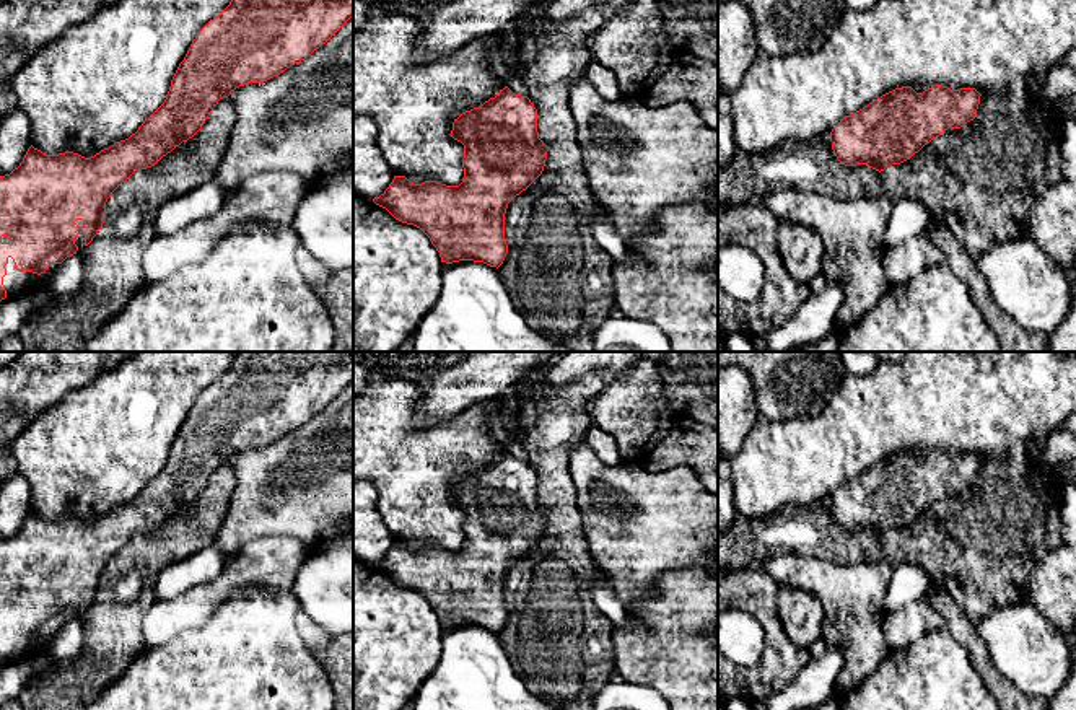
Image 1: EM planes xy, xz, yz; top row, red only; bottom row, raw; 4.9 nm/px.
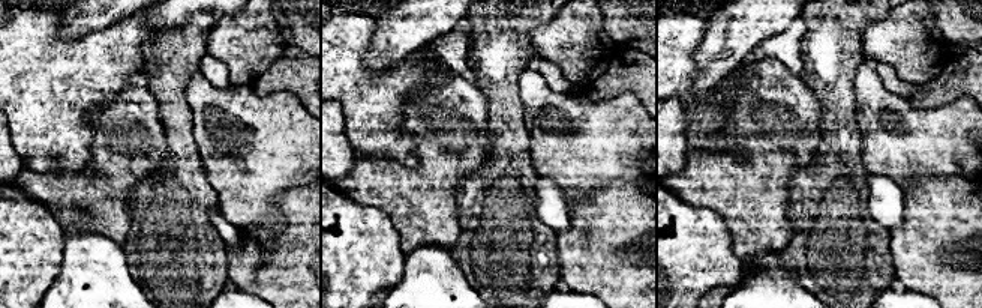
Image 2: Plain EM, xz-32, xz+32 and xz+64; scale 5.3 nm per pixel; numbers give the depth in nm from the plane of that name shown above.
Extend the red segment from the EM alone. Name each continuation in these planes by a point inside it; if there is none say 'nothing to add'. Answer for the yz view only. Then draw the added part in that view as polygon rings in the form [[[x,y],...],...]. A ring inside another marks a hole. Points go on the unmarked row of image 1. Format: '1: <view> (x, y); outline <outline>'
nothing to add

